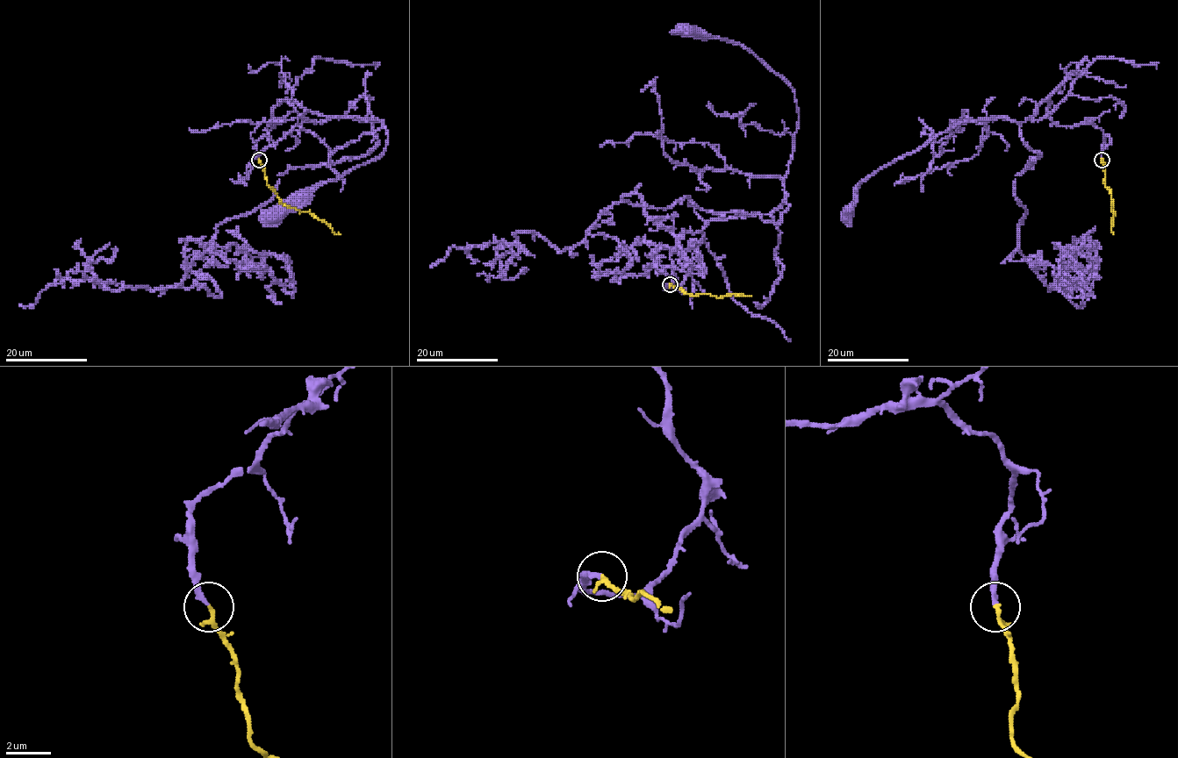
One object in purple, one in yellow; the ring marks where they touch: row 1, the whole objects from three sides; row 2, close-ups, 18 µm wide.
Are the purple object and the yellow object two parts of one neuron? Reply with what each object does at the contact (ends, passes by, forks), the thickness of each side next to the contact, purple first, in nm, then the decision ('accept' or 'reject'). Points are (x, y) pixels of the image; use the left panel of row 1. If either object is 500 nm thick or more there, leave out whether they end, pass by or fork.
purple ends; yellow passes by; calibres 220 and 140 nm; accept

